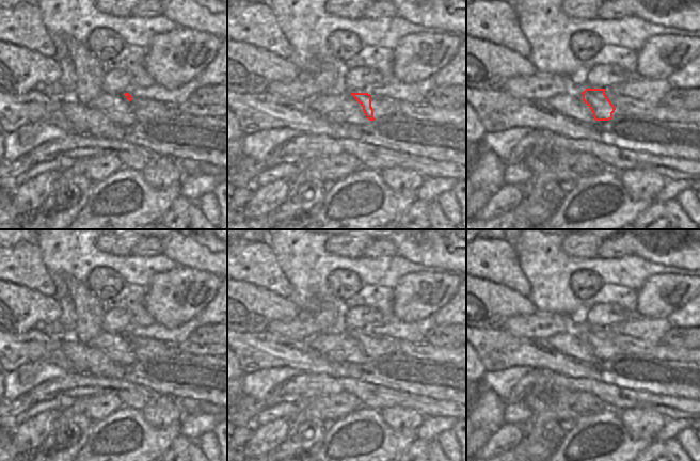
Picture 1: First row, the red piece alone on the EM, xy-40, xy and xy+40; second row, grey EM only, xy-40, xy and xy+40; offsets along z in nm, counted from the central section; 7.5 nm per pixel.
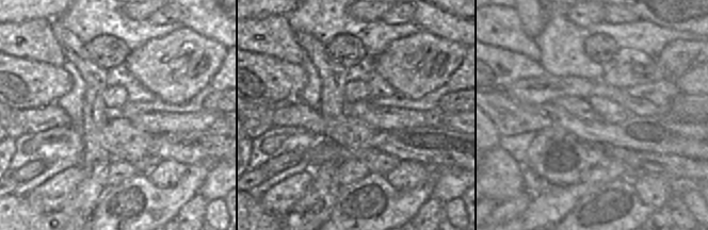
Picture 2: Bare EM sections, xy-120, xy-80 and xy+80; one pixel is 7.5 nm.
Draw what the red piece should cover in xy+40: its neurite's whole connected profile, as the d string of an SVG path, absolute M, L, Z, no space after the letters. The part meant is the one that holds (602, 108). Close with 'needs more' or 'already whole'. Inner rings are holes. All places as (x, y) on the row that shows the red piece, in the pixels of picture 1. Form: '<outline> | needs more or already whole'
M586 89L583 100L591 109L595 121L609 121L616 116L622 116L625 111L612 104L605 94L605 89Z | needs more

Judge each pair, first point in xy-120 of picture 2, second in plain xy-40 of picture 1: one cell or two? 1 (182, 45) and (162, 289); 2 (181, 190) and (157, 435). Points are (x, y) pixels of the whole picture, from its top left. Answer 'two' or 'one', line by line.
1: one
2: one

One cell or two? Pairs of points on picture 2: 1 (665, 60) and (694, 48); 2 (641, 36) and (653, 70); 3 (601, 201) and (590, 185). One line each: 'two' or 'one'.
1: one
2: two
3: two

